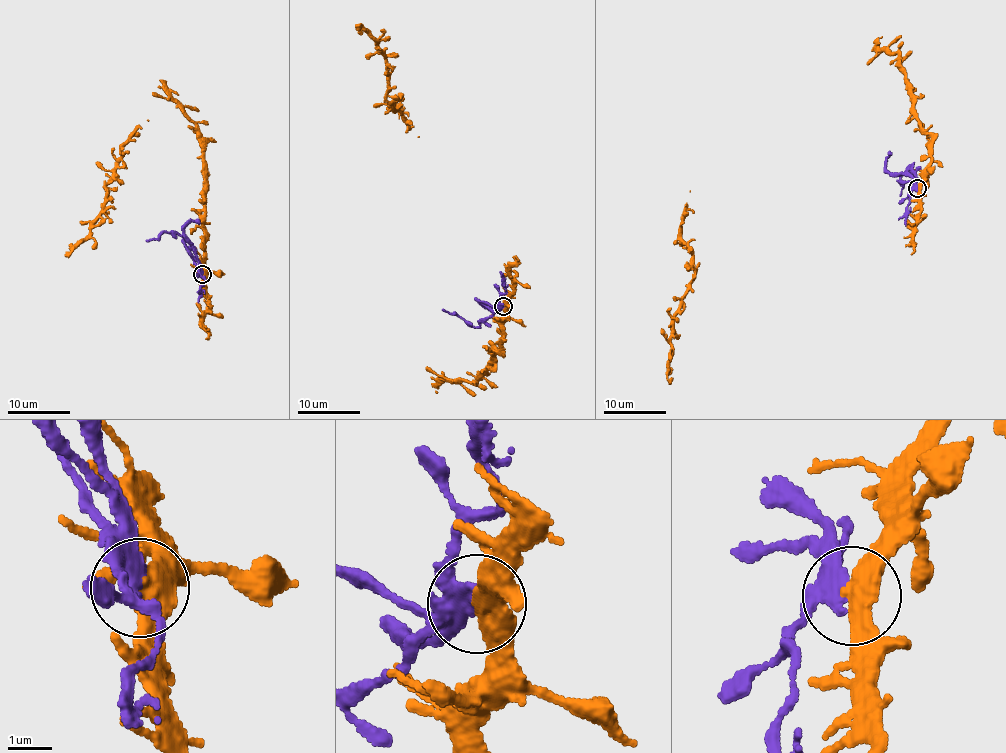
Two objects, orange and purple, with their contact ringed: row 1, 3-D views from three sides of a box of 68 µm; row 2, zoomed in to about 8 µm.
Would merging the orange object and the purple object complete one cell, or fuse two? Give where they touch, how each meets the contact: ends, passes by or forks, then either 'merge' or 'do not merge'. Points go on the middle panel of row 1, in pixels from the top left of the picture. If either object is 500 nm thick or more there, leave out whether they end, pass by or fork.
at (503, 306); orange passes by; purple passes by; do not merge

